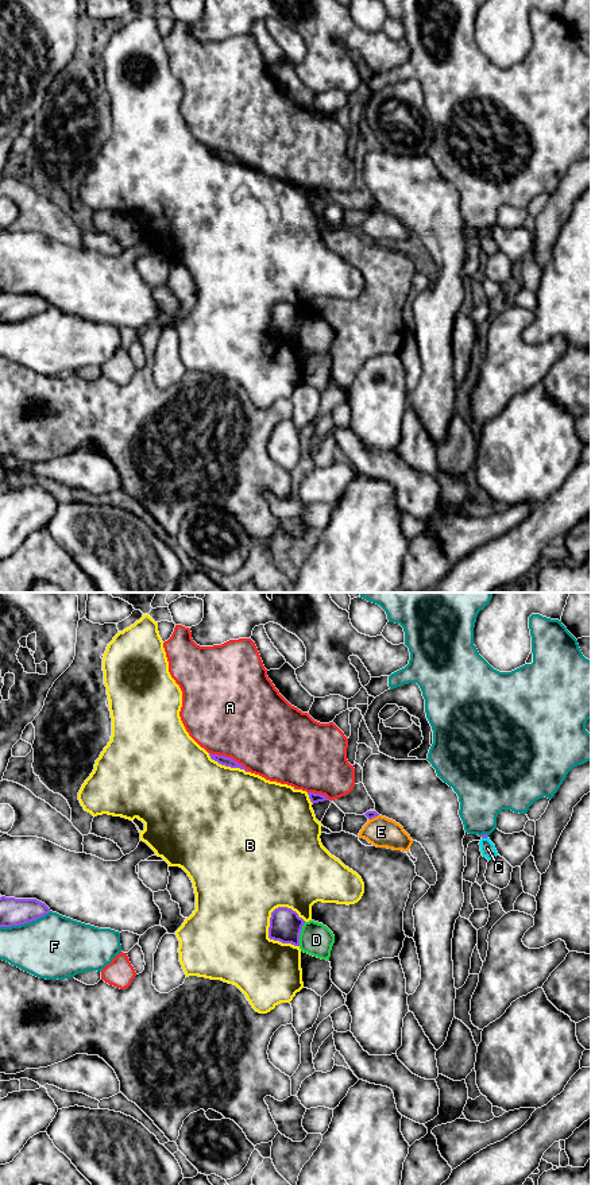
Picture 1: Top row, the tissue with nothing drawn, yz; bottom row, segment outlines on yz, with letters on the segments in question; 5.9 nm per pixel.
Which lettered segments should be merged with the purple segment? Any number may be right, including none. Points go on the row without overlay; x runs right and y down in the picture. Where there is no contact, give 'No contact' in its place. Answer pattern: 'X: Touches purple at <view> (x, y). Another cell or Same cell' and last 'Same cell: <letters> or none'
A: Touches purple at yz (230, 153). Another cell
B: Touches purple at yz (269, 332). Another cell
C: Touches purple at yz (485, 232). Another cell
D: Touches purple at yz (300, 328). Another cell
E: Touches purple at yz (373, 212). Another cell
F: Touches purple at yz (24, 317). Another cell
Same cell: none

